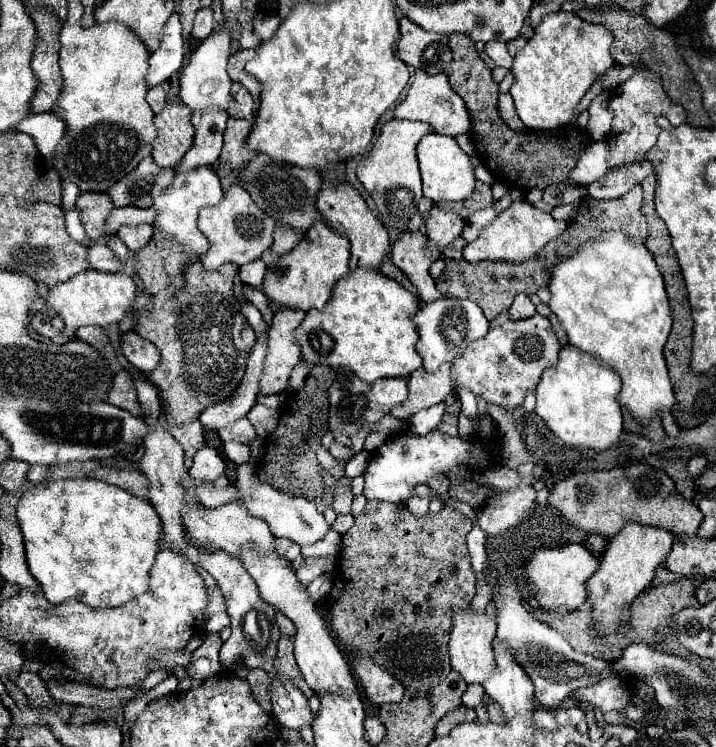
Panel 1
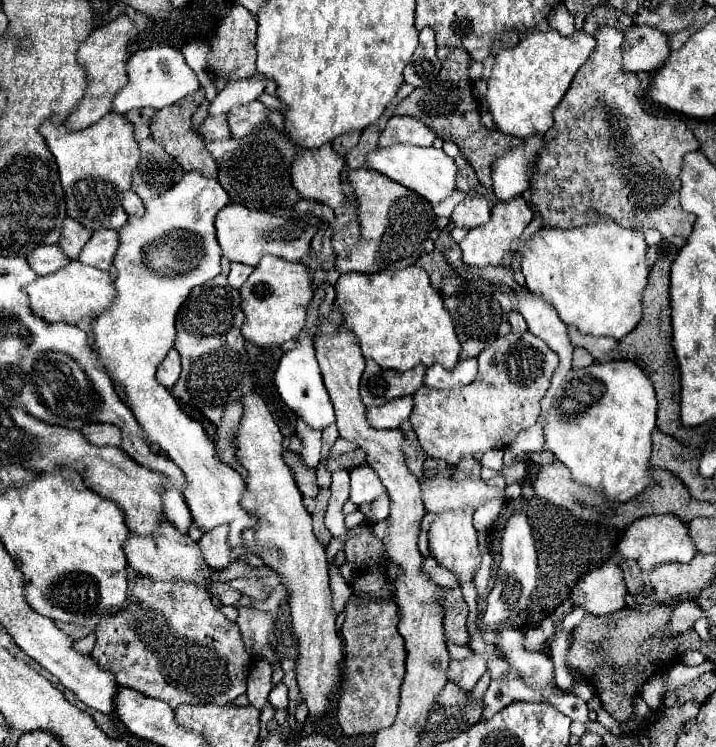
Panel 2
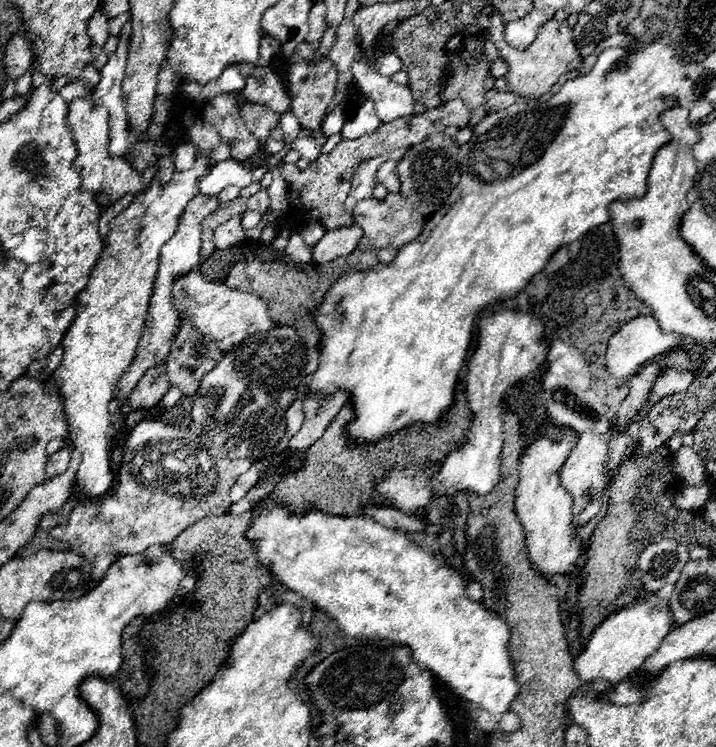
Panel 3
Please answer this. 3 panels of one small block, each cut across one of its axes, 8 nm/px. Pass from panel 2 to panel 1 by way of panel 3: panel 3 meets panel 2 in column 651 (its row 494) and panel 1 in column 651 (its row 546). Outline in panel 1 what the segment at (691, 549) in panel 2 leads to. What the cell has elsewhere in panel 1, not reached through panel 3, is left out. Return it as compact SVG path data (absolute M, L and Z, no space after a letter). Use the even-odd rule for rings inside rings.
M636 522L626 524L614 538L610 538L608 548L600 560L600 568L586 580L588 600L592 604L592 624L598 636L608 636L620 628L630 618L632 600L650 588L658 564L662 564L672 548L672 534L662 528L642 526Z

